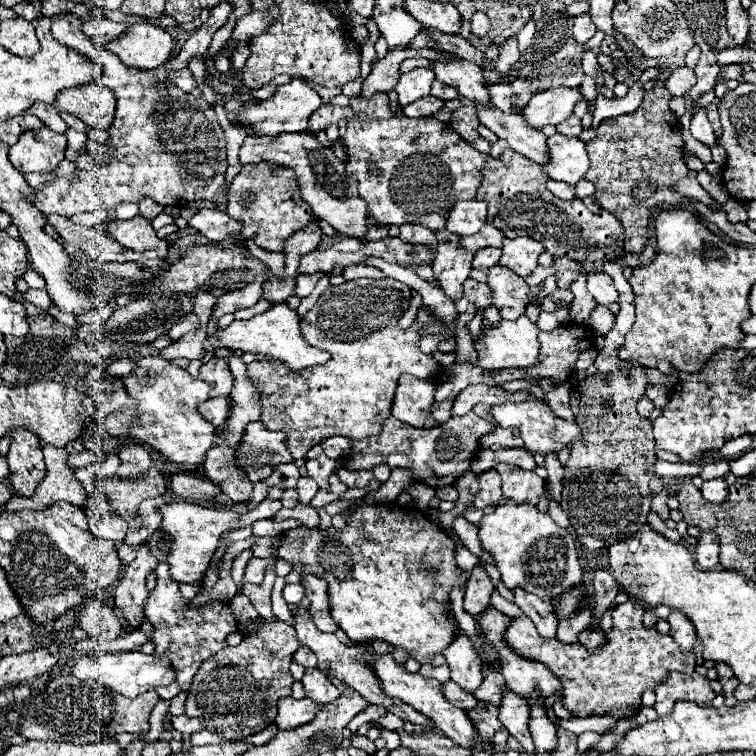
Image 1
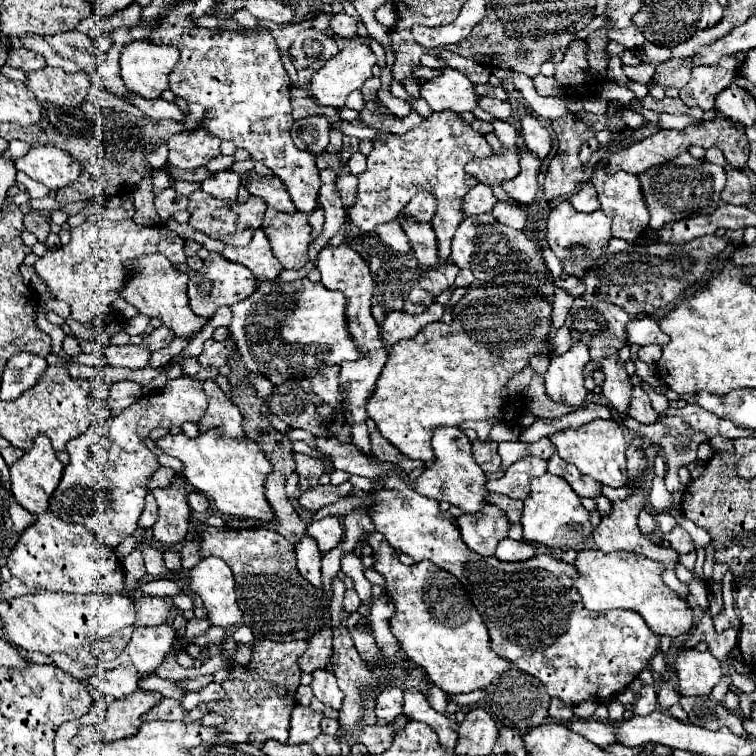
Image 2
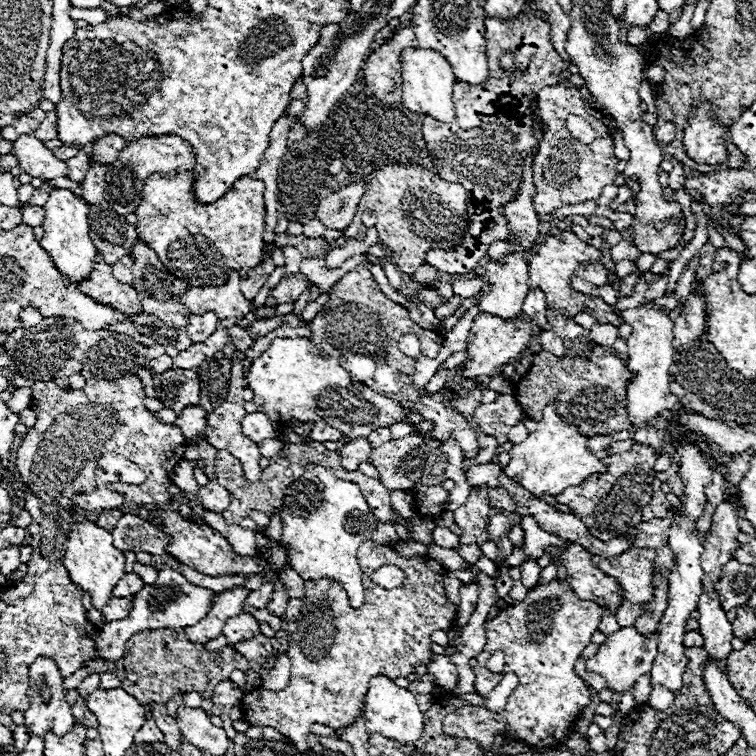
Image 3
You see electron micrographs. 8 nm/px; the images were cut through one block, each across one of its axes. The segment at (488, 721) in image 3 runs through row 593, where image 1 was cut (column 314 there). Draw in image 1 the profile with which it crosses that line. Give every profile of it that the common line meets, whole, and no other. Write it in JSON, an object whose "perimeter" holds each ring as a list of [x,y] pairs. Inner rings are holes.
{"perimeter":[[[362,504],[362,506],[356,506],[354,514],[348,518],[348,524],[342,532],[328,532],[322,536],[322,530],[320,528],[306,528],[306,526],[300,526],[300,528],[294,528],[294,530],[288,530],[282,534],[280,538],[280,550],[278,550],[278,558],[284,558],[292,564],[296,562],[302,562],[304,568],[302,568],[302,574],[316,574],[318,578],[324,578],[328,582],[328,590],[330,590],[330,608],[332,608],[332,618],[334,622],[346,632],[346,636],[354,642],[362,642],[362,640],[384,640],[386,644],[390,644],[392,648],[400,646],[408,652],[410,658],[414,658],[416,662],[420,664],[430,664],[430,666],[442,666],[446,664],[446,658],[444,658],[444,648],[450,646],[450,642],[456,640],[458,636],[458,630],[456,630],[456,622],[450,618],[448,614],[448,604],[450,604],[450,592],[452,588],[464,588],[466,586],[466,580],[470,578],[470,572],[462,572],[462,568],[458,568],[456,560],[454,560],[454,542],[452,538],[432,520],[426,518],[424,512],[416,510],[414,506],[398,506],[398,504]]]}

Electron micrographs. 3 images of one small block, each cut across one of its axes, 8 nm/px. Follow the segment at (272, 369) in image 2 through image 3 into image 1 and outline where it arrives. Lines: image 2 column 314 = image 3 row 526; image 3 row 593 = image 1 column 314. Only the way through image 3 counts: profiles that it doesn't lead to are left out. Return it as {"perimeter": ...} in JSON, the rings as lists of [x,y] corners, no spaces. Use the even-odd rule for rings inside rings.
{"perimeter":[[[286,302],[274,304],[266,312],[258,314],[250,320],[234,320],[228,328],[218,330],[204,344],[206,352],[212,352],[216,348],[230,348],[230,350],[242,350],[242,352],[250,352],[250,354],[272,356],[274,360],[286,364],[290,370],[302,370],[302,368],[308,368],[314,364],[324,364],[330,360],[330,352],[318,350],[306,342],[306,338],[300,332],[300,316]]]}

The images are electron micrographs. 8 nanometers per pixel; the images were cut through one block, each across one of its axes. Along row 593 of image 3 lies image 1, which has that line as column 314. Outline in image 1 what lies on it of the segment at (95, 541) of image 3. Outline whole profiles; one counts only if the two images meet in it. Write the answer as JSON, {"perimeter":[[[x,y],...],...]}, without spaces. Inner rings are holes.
{"perimeter":[[[292,78],[288,84],[282,84],[278,86],[278,90],[268,98],[268,100],[262,100],[254,106],[248,106],[244,108],[232,122],[238,122],[242,126],[252,126],[252,134],[256,136],[276,136],[280,132],[302,132],[306,130],[306,120],[312,116],[314,110],[318,110],[322,106],[322,98],[318,96],[318,92],[302,78]]]}

